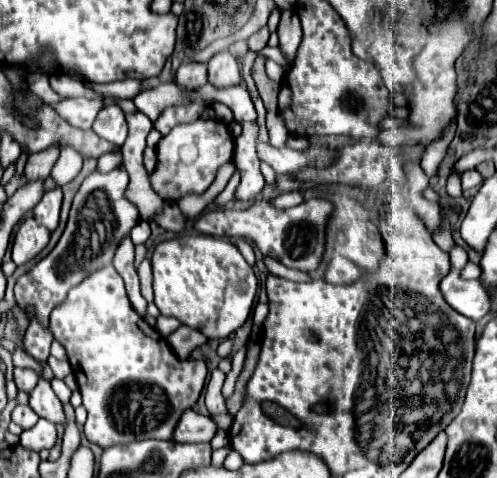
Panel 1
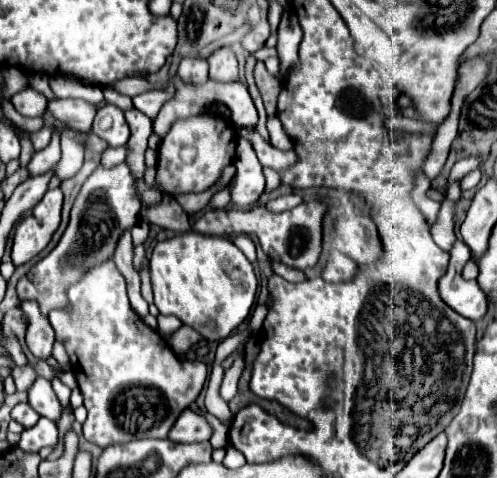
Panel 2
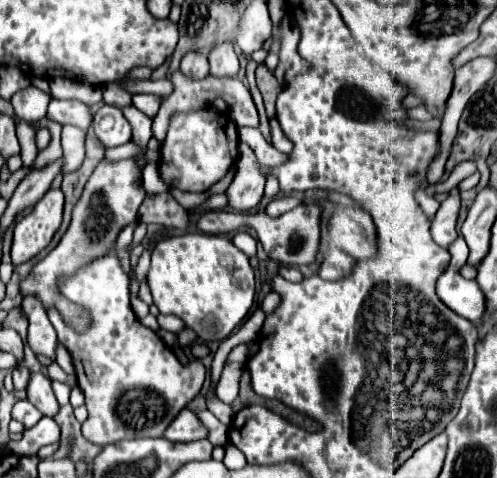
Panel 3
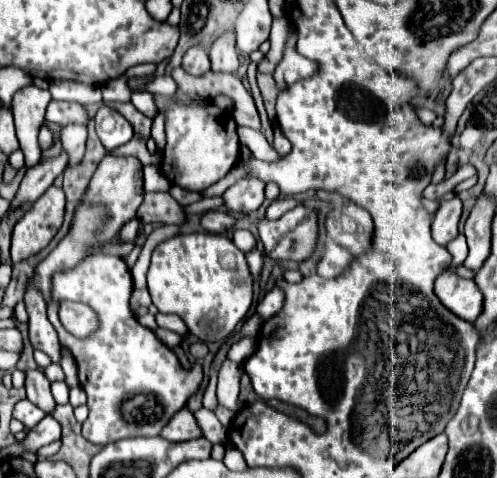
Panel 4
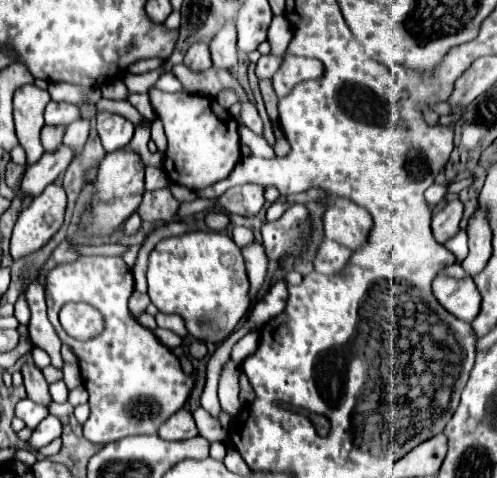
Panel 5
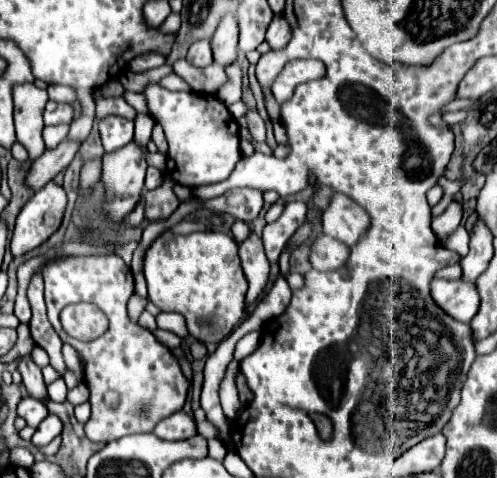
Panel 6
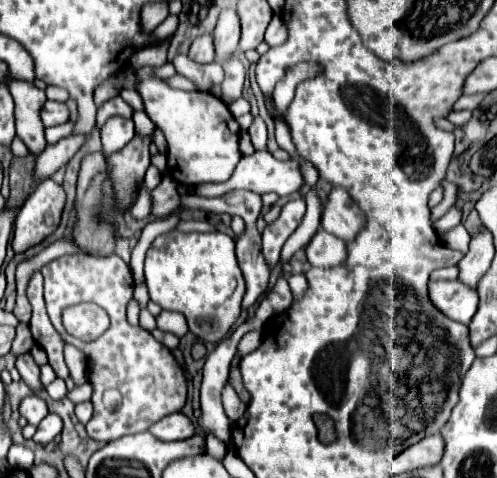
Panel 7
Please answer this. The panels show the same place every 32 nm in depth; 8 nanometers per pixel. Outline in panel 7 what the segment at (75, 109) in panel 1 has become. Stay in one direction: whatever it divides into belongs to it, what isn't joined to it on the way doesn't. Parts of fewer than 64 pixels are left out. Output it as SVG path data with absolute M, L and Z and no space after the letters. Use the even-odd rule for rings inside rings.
M46 100L42 110L40 110L40 118L44 122L44 126L56 126L56 124L64 124L68 120L68 108L62 102L50 102Z

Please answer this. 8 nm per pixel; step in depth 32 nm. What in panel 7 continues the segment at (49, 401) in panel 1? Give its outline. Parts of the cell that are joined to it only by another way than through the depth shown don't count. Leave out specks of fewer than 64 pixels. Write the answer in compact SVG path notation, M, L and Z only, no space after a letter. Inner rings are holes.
M26 352L26 354L18 354L18 356L16 356L16 370L20 372L22 380L32 388L32 392L36 392L38 388L42 388L42 384L40 384L38 364L34 362L34 358L32 358L30 352Z

